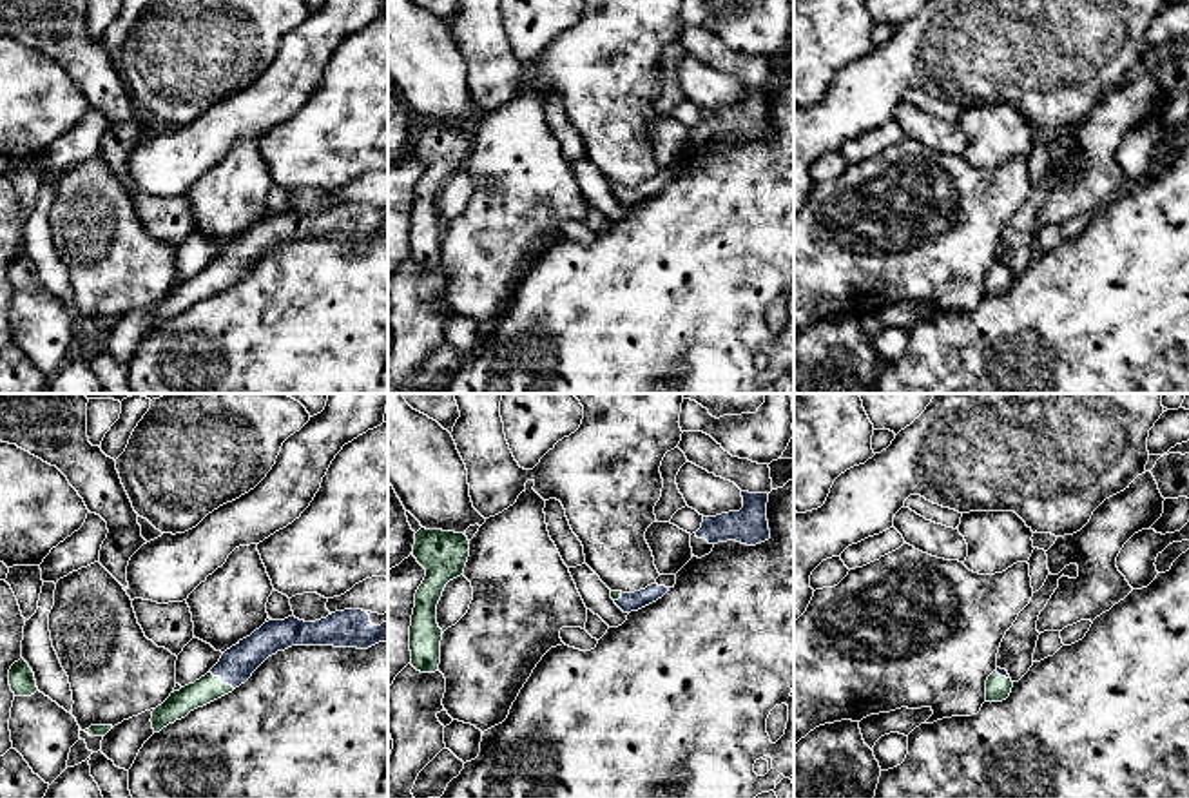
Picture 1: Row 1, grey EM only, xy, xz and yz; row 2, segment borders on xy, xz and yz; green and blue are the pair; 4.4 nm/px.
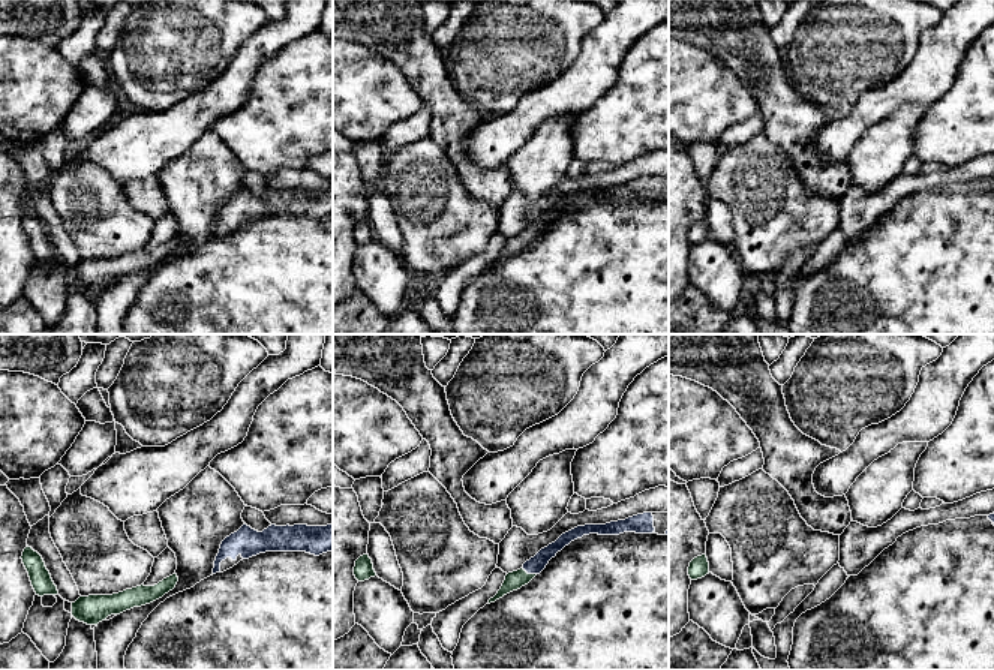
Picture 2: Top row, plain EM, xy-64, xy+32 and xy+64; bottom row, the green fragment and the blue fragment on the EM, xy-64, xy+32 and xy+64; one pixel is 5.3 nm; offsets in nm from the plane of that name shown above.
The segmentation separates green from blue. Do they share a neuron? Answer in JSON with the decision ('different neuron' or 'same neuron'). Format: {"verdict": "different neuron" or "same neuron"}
{"verdict": "same neuron"}

